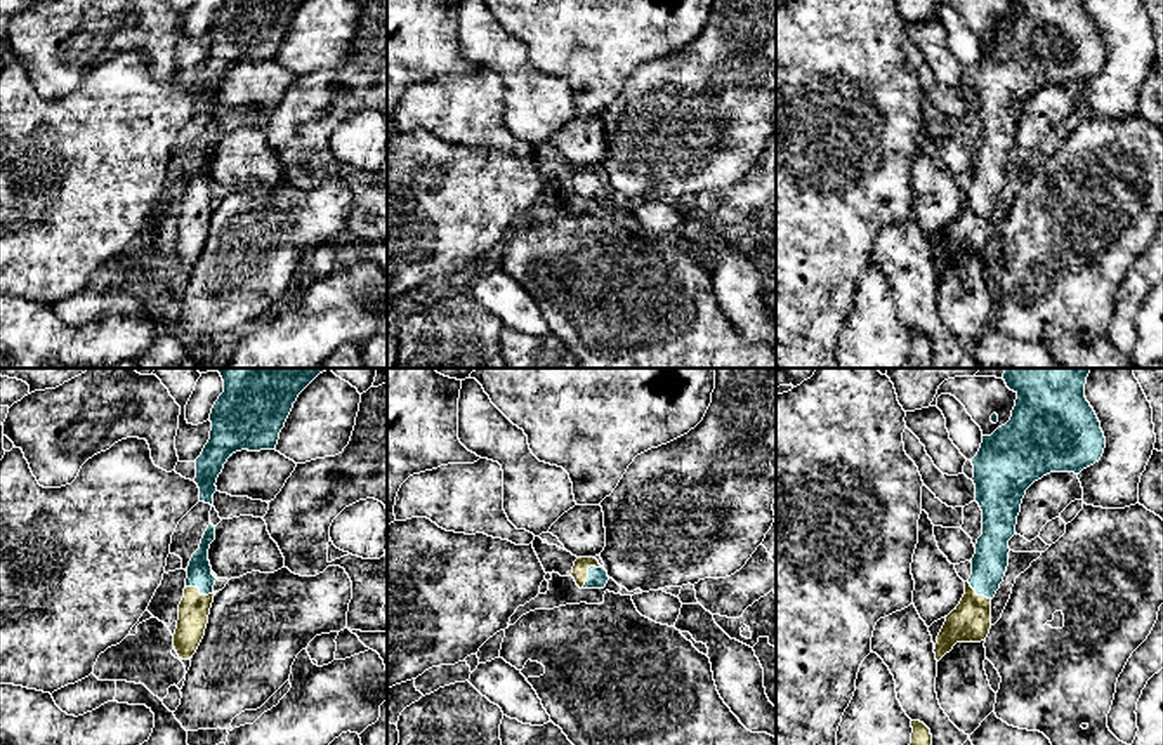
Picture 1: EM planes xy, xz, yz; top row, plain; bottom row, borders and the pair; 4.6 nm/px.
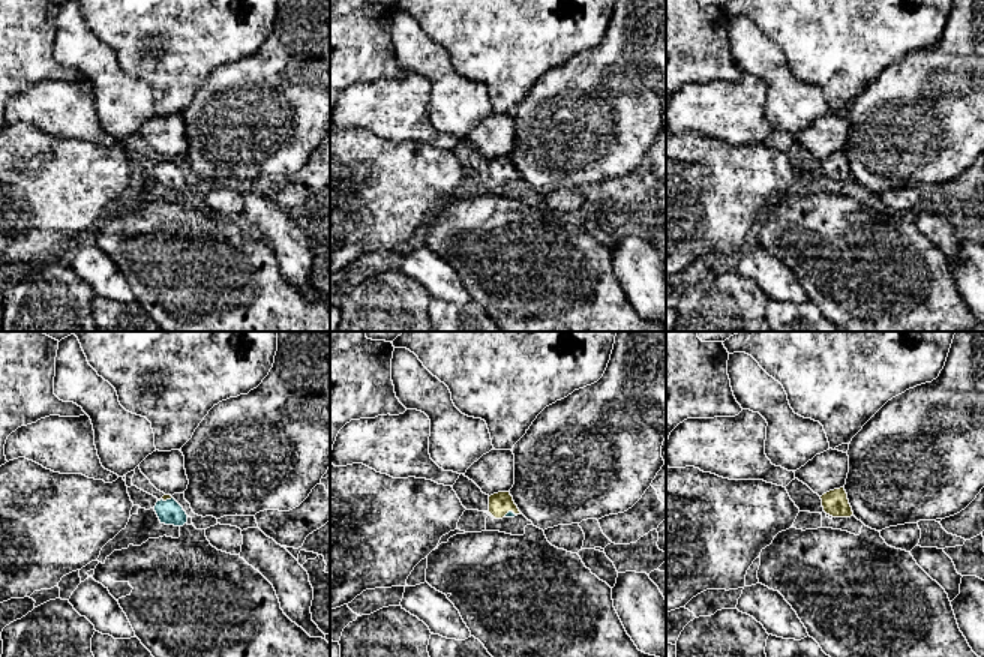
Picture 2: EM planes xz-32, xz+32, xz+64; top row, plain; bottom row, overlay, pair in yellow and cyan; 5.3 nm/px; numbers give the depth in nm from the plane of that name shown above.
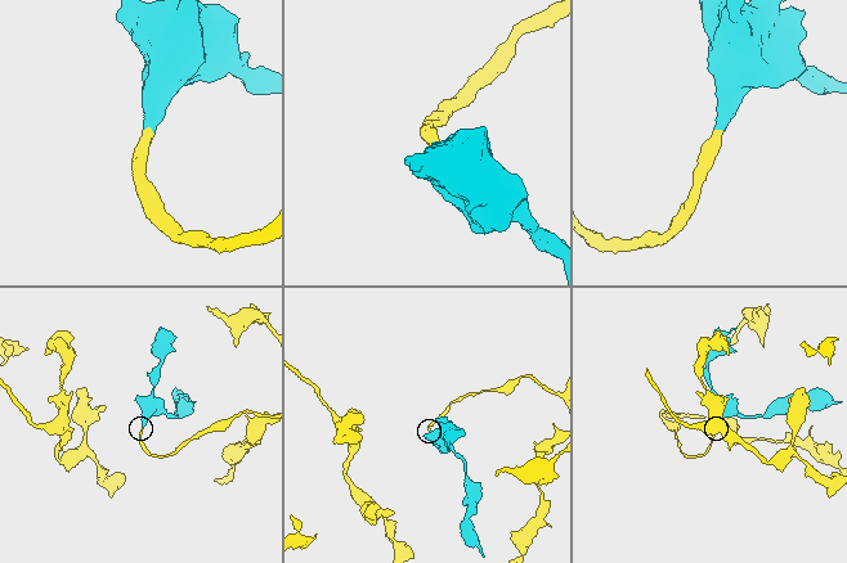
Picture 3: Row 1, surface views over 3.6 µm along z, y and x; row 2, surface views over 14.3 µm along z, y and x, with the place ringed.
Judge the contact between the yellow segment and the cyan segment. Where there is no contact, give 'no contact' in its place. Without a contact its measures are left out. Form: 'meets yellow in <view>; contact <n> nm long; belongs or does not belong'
meets yellow in xz; contact 140 nm long; belongs

